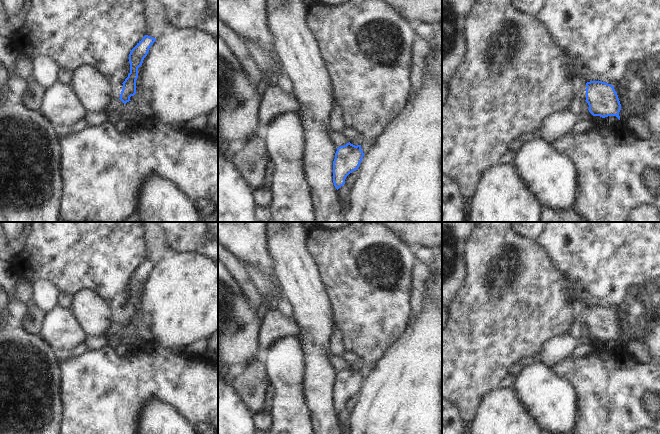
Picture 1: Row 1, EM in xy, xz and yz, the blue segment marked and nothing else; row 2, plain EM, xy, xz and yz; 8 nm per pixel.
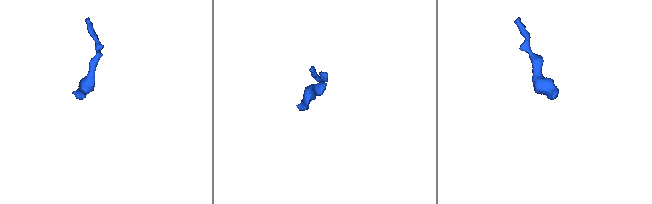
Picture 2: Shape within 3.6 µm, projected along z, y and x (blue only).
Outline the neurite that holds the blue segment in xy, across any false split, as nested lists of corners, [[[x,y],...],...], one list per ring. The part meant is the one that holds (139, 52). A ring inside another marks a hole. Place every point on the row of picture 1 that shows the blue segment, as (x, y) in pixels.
[[[145,35],[141,41],[131,50],[129,54],[130,73],[125,79],[120,100],[126,104],[131,101],[130,97],[136,94],[136,80],[138,78],[138,68],[142,65],[144,58],[149,52],[149,48],[156,41],[155,38]]]

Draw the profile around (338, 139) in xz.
[[[329,129],[329,139],[332,143],[334,143],[337,148],[340,146],[344,146],[350,142],[347,138],[345,138],[341,133],[333,132]]]

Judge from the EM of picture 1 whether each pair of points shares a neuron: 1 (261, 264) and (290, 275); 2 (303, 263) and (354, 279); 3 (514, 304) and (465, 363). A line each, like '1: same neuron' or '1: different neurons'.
1: different neurons
2: different neurons
3: same neuron

